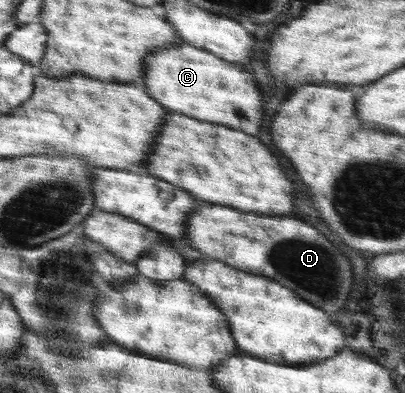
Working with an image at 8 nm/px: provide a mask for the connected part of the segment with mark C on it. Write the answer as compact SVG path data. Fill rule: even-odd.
M176 43L150 53L143 65L144 88L168 110L214 124L232 126L236 130L244 130L246 134L258 134L262 128L264 100L258 92L258 82L242 68L220 60L218 55L214 56L210 51L188 43Z

